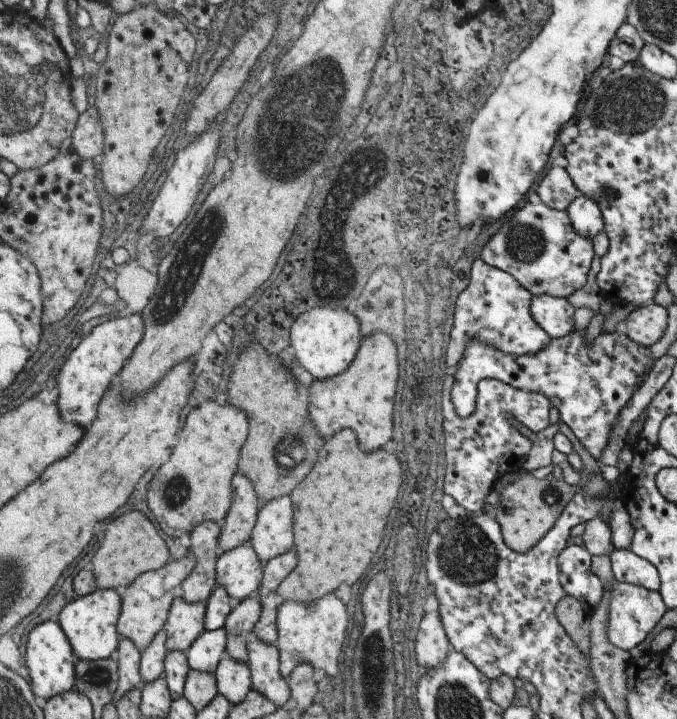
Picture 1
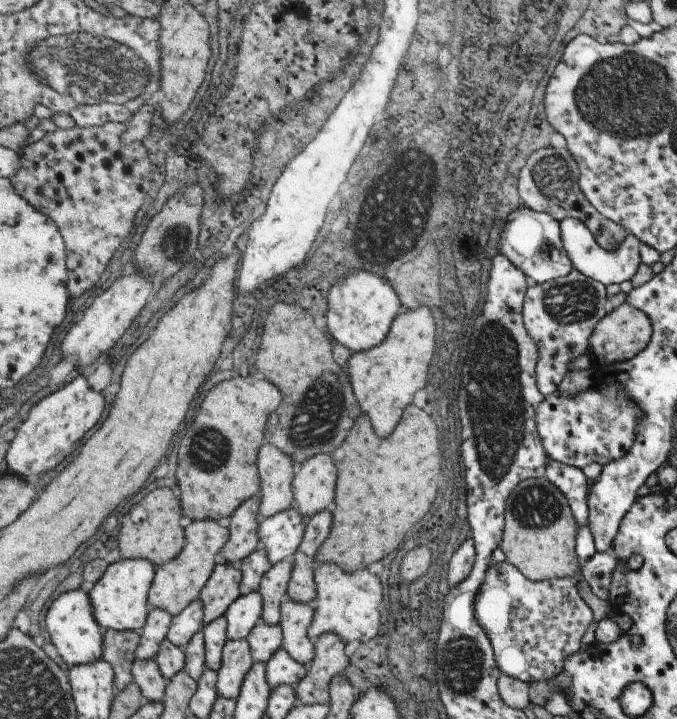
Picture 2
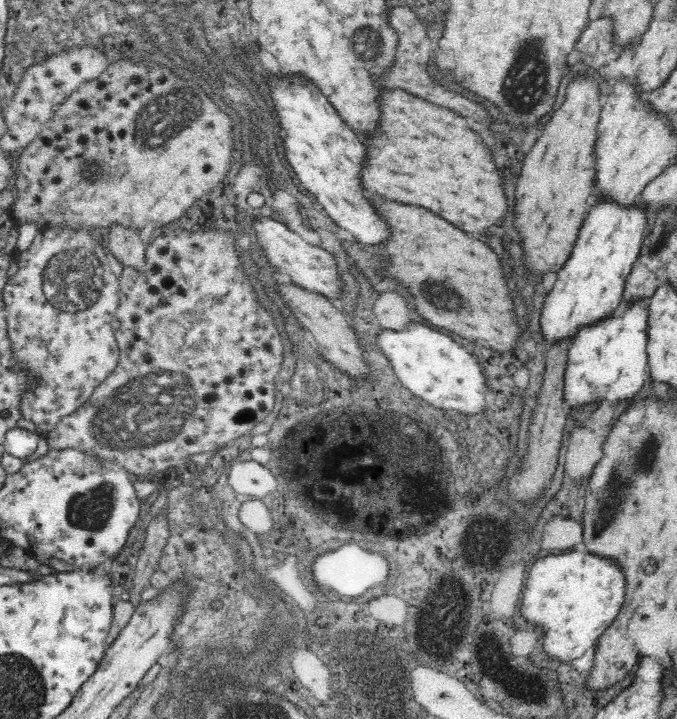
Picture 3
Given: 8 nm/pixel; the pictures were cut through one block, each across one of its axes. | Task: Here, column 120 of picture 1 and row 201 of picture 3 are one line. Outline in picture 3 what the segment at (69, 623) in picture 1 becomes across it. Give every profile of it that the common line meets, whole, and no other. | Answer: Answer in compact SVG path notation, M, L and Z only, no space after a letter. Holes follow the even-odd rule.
M596 194L590 200L590 208L586 212L584 226L580 230L580 238L572 250L572 256L562 264L556 286L546 296L546 304L542 310L542 330L550 338L570 336L578 332L580 324L596 320L604 314L610 314L614 308L620 308L624 302L626 280L642 252L642 242L648 224L648 202L634 200L630 204L622 204L610 194Z

